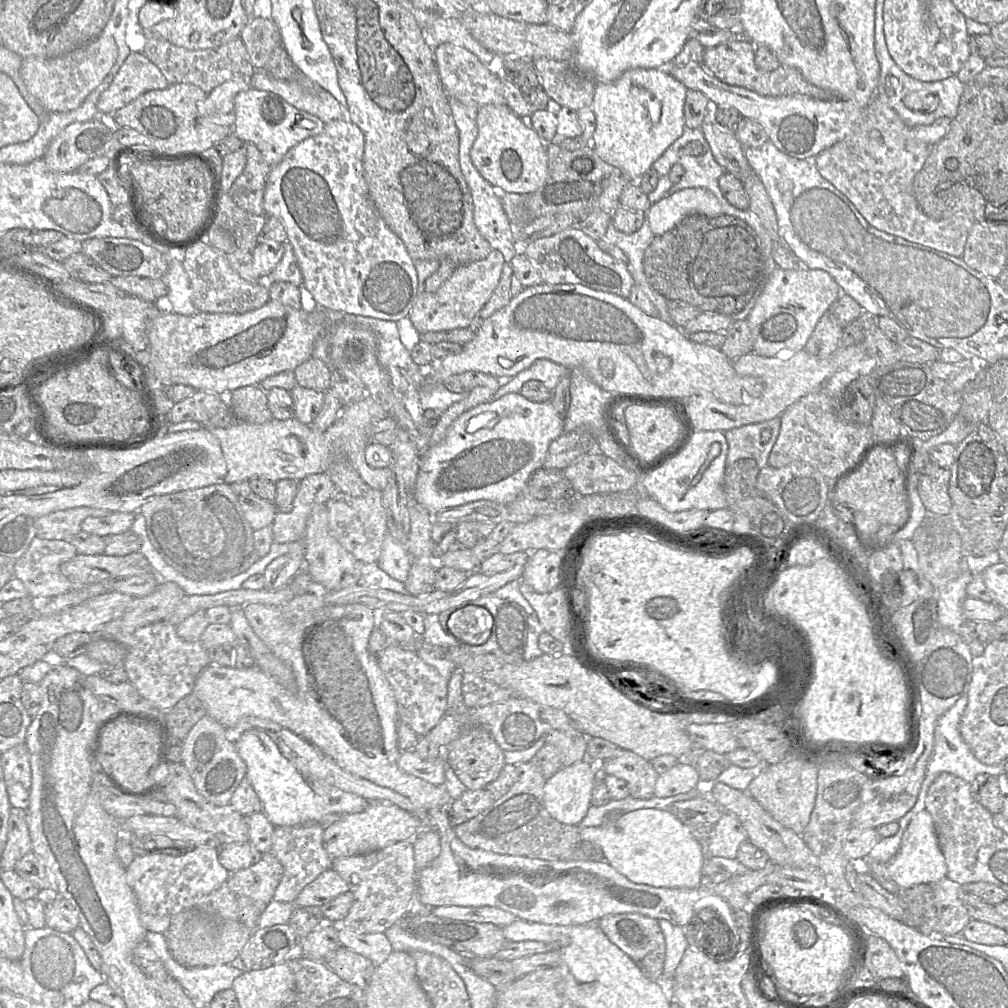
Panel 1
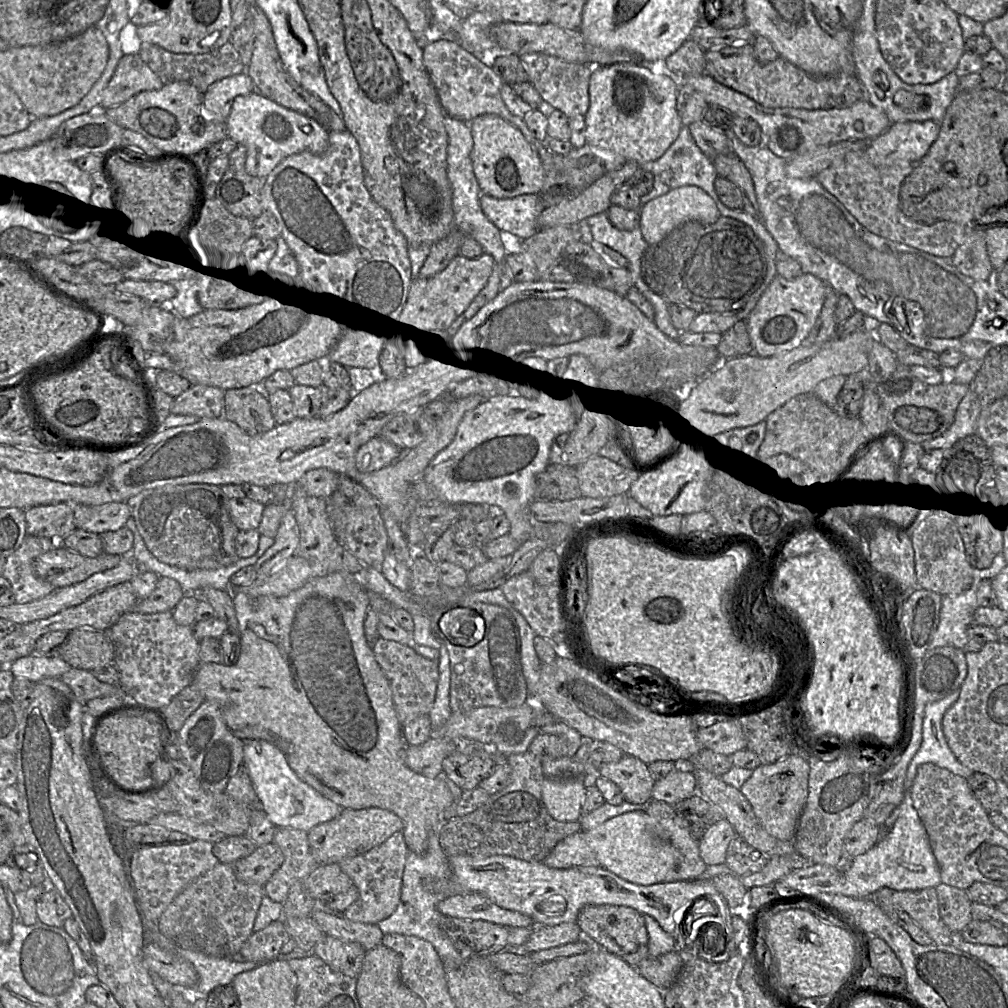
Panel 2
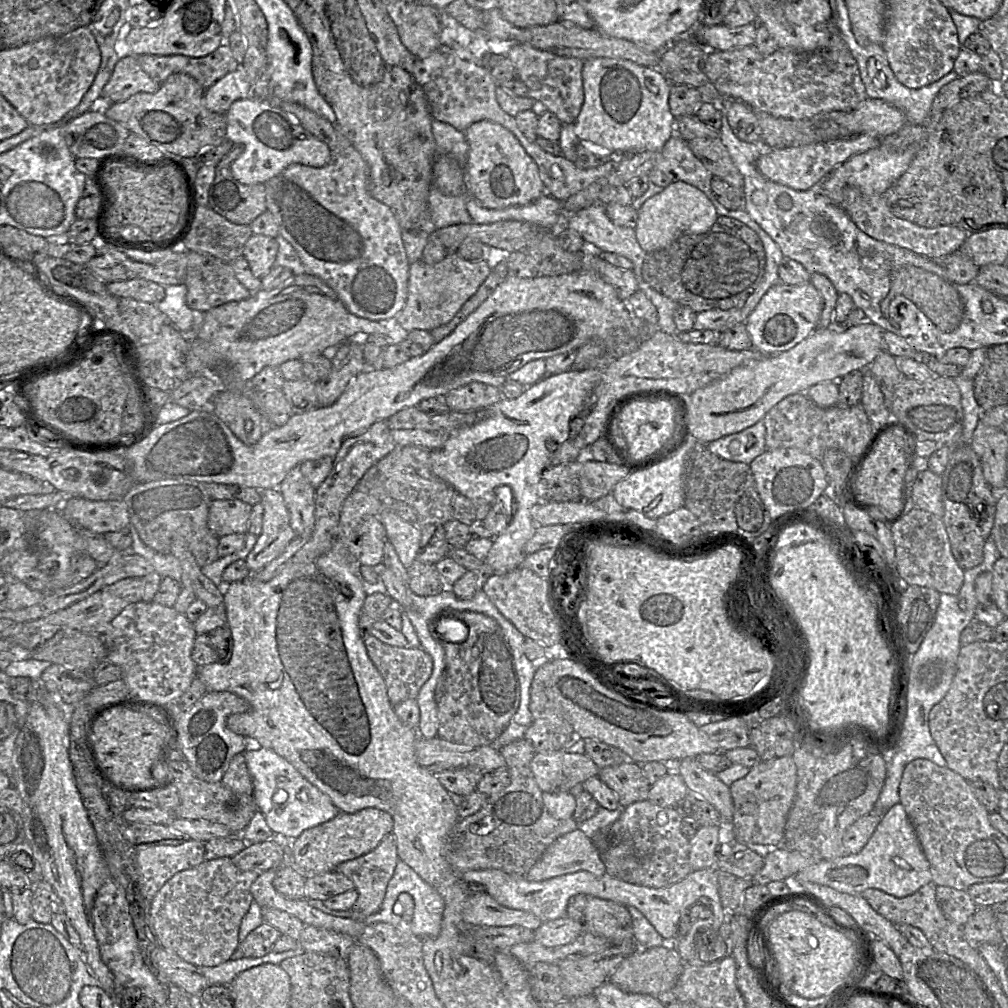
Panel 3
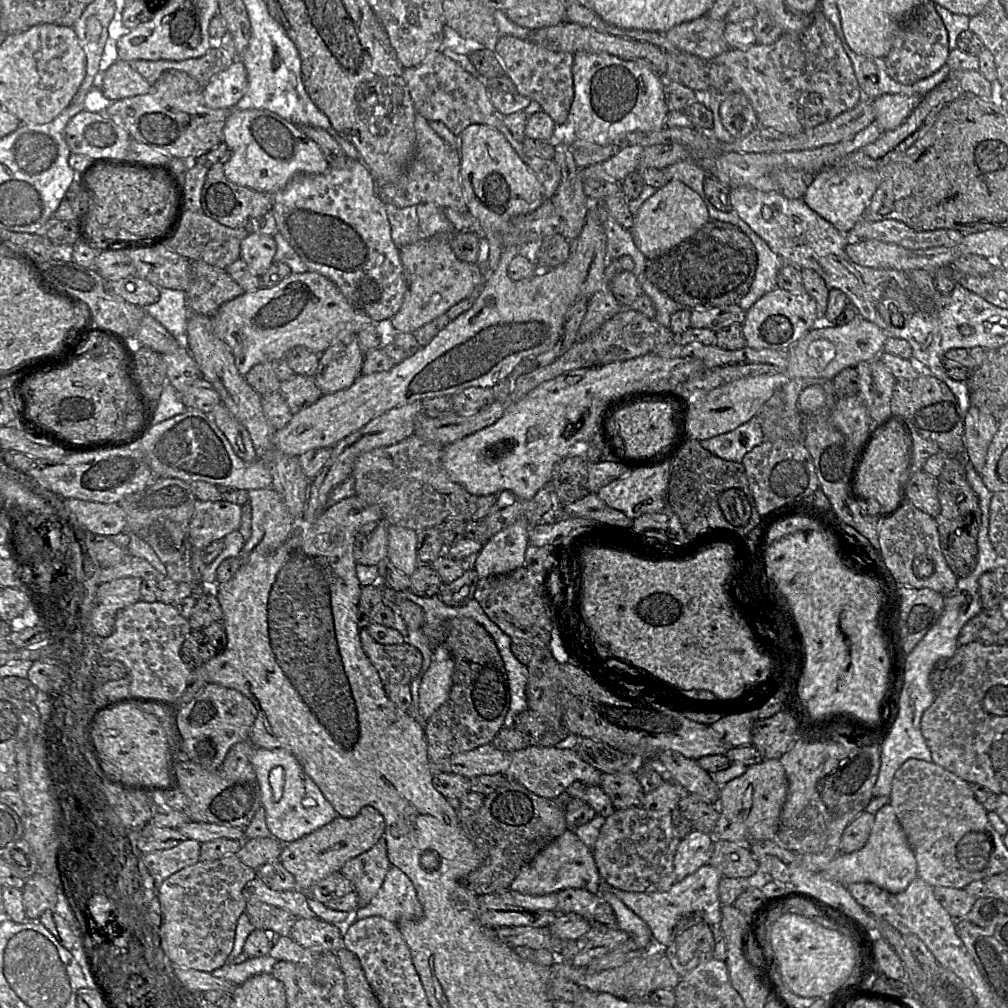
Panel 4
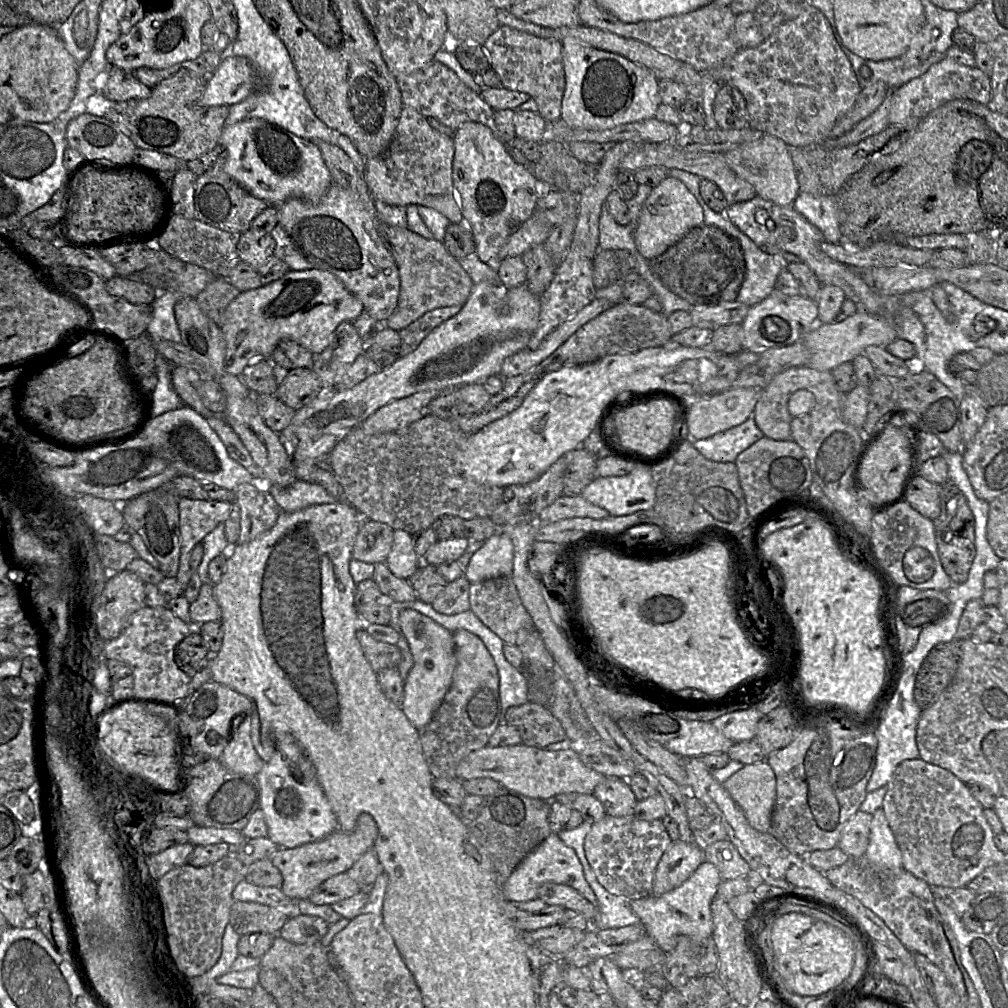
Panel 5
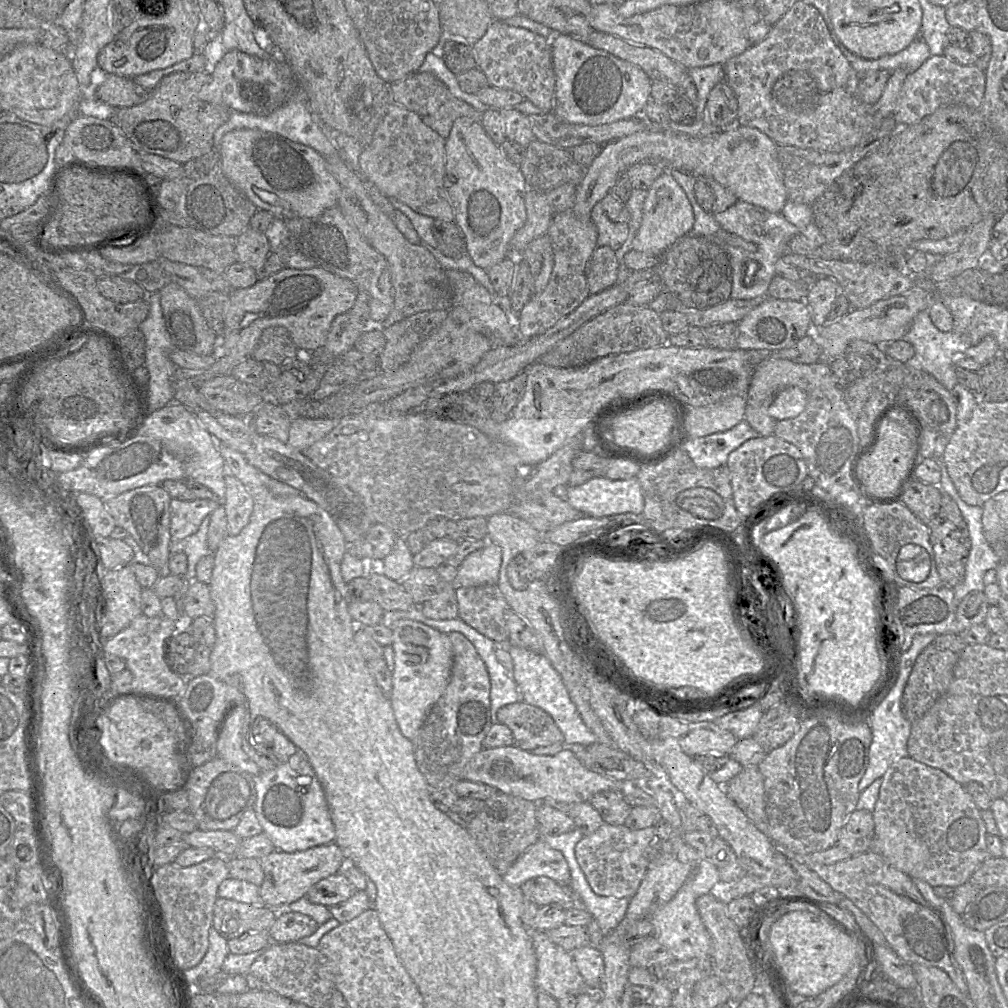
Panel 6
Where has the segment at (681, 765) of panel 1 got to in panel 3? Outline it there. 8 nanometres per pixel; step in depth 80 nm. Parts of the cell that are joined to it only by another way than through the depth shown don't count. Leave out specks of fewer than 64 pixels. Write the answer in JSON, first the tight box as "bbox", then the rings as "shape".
{"bbox":[647,771,688,807],"shape":[[[669,771],[649,790],[647,799],[661,807],[675,807],[688,794],[688,788],[677,771]]]}

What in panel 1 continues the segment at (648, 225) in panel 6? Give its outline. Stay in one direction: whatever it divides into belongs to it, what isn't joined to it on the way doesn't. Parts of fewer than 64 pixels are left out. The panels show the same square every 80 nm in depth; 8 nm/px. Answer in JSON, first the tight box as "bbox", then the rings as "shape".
{"bbox":[646,188,723,236],"shape":[[[687,188],[653,203],[646,211],[646,220],[654,236],[660,236],[690,214],[716,217],[723,212],[718,199],[709,190]]]}

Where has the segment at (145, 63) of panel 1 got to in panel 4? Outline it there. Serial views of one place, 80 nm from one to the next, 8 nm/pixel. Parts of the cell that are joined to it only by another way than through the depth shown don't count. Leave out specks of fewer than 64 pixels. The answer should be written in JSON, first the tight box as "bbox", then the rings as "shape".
{"bbox":[99,60,152,102],"shape":[[[118,60],[117,62],[111,64],[104,73],[100,73],[99,65],[99,88],[107,99],[114,102],[124,98],[148,94],[151,91],[152,86],[134,69],[131,63]]]}

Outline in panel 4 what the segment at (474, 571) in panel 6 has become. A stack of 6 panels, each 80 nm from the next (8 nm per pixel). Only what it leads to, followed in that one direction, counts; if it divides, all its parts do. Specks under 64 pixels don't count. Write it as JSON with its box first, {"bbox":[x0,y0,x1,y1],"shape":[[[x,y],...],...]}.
{"bbox":[474,520,530,578],"shape":[[[517,520],[483,543],[474,565],[479,578],[509,574],[524,566],[530,528],[525,520]]]}

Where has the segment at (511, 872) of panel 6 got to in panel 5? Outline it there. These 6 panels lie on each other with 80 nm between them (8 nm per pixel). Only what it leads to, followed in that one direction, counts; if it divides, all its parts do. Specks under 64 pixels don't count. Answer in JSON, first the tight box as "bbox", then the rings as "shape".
{"bbox":[502,834,597,904],"shape":[[[551,834],[523,859],[506,881],[502,892],[511,903],[530,901],[537,899],[538,889],[544,883],[571,887],[592,904],[597,904],[597,898],[584,877],[583,867],[576,852],[568,847],[558,834]]]}

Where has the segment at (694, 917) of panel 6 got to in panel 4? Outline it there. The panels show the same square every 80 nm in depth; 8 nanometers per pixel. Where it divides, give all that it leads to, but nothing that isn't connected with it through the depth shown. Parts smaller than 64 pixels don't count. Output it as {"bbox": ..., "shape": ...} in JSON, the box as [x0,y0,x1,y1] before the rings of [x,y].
{"bbox":[608,863,722,948],"shape":[[[708,863],[676,882],[666,891],[627,892],[612,887],[608,889],[649,926],[655,948],[666,948],[670,944],[673,929],[682,918],[700,914],[702,920],[709,926],[720,924],[722,905],[718,888],[721,878],[720,870]]]}

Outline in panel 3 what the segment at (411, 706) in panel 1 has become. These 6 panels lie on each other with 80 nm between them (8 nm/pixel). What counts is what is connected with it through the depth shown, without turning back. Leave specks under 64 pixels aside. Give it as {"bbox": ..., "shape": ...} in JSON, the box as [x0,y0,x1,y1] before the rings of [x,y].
{"bbox":[363,635,432,706],"shape":[[[372,635],[363,638],[368,656],[382,675],[387,688],[388,698],[393,706],[417,698],[421,687],[432,674],[431,656],[420,648],[396,647],[385,644]]]}

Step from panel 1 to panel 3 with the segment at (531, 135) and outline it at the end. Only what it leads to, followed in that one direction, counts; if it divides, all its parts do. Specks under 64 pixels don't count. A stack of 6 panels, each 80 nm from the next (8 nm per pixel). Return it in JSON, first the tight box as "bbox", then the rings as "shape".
{"bbox":[464,120,545,209],"shape":[[[481,120],[465,130],[469,150],[464,163],[466,193],[482,206],[503,209],[525,205],[545,194],[539,168],[515,135],[502,125]]]}

